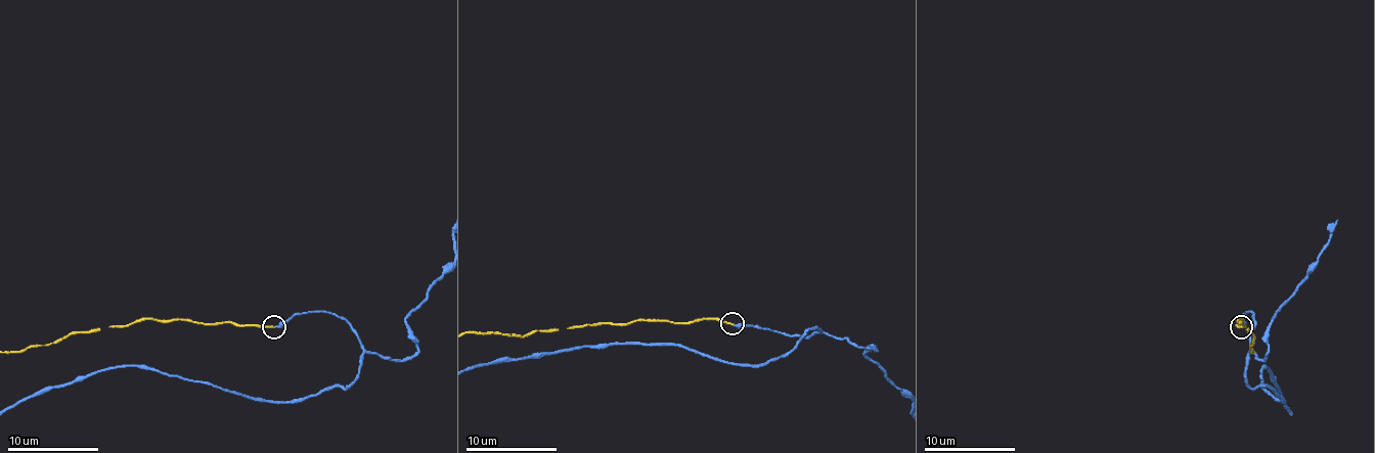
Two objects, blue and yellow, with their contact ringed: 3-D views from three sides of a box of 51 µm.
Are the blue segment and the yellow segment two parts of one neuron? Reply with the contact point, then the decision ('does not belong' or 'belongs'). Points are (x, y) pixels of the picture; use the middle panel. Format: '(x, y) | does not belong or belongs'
(733, 323) | belongs

